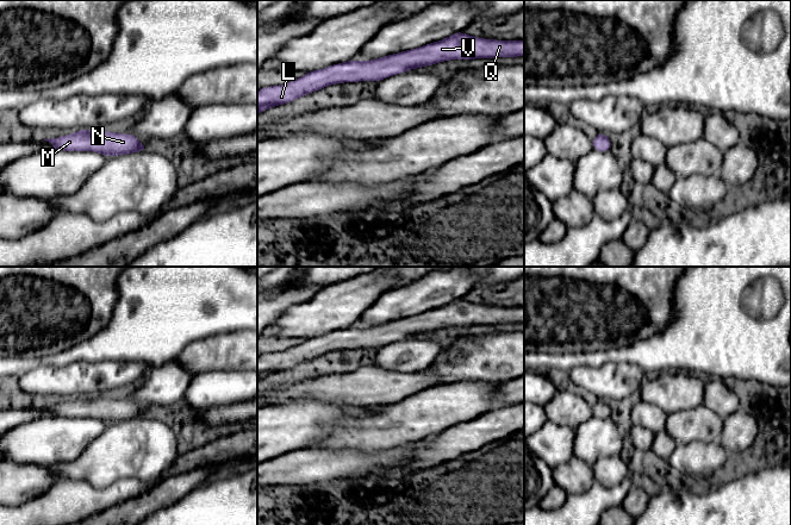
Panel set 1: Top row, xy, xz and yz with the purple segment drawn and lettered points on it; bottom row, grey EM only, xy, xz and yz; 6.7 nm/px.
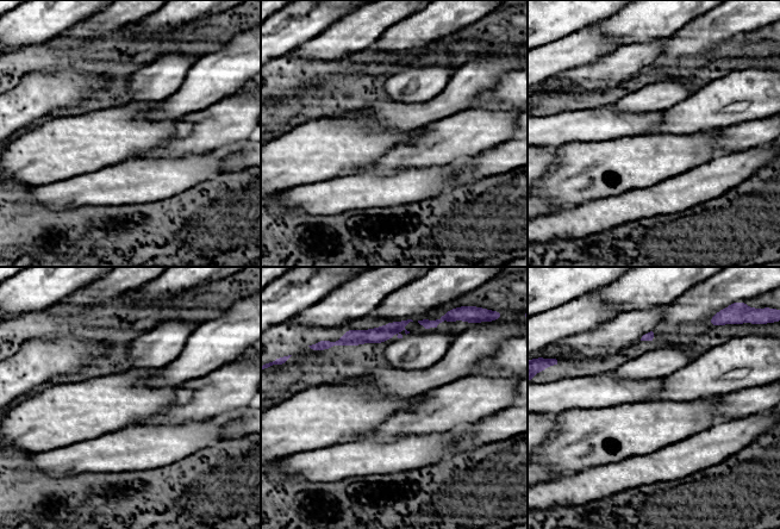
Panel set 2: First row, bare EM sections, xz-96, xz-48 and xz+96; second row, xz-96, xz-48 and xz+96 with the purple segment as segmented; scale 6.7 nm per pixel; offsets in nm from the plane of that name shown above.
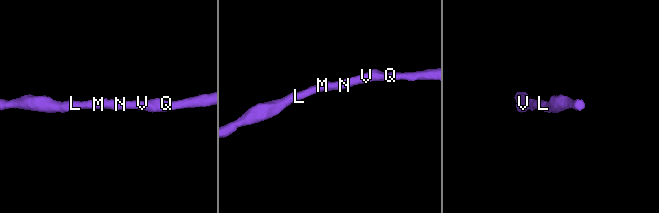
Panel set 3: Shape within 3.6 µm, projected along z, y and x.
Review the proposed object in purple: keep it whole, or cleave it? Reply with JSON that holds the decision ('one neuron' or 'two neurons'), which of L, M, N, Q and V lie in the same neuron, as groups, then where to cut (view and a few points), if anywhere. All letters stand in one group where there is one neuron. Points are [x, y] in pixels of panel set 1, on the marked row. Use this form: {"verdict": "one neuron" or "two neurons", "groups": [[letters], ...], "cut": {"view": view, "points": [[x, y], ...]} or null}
{"verdict": "one neuron", "groups": [["L", "M", "N", "Q", "V"]], "cut": null}

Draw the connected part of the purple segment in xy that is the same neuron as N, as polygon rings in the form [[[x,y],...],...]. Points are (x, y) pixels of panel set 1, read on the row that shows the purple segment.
[[[76,130],[73,135],[44,140],[49,142],[54,150],[95,151],[106,157],[147,151],[147,144],[141,143],[132,133],[122,135],[104,130]]]

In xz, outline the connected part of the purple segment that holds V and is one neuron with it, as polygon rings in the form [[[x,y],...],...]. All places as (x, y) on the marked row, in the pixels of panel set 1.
[[[456,32],[440,42],[388,55],[373,61],[348,61],[325,69],[309,71],[286,85],[266,87],[257,92],[257,114],[294,101],[329,85],[357,81],[379,82],[388,76],[432,65],[449,60],[474,60],[524,56],[524,40],[484,39]]]

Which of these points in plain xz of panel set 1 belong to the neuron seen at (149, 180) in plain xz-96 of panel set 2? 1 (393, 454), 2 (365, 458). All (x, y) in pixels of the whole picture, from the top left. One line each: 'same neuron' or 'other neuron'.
1: same neuron
2: same neuron

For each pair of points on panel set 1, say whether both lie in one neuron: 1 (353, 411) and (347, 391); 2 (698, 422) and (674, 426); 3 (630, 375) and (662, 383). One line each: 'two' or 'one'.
1: two
2: one
3: two

